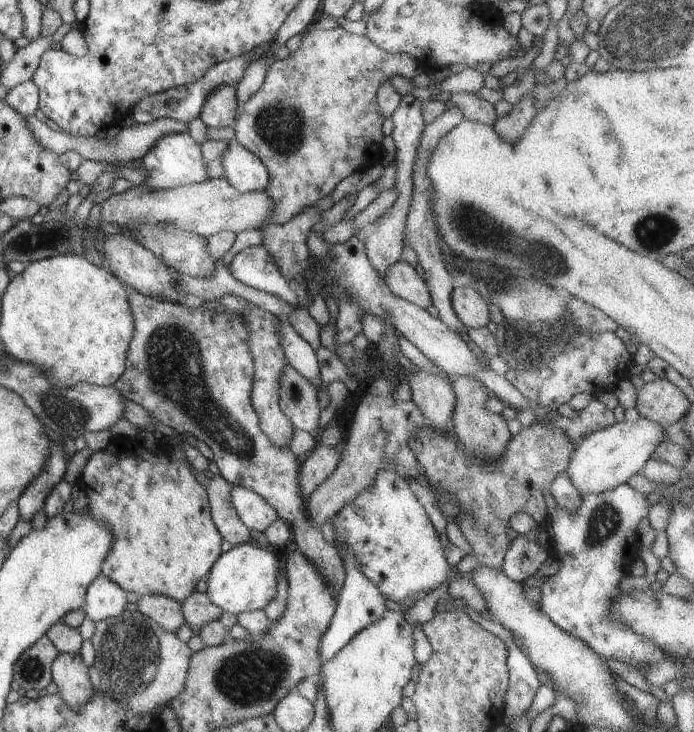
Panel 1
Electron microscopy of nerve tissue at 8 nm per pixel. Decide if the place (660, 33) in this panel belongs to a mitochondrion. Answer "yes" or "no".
yes

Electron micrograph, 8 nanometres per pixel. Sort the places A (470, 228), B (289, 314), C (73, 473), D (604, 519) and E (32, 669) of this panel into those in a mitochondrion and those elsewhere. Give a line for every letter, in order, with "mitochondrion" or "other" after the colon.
A: mitochondrion
B: other
C: other
D: mitochondrion
E: mitochondrion

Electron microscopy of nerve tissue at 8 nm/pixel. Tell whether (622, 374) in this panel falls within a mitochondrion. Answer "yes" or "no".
no

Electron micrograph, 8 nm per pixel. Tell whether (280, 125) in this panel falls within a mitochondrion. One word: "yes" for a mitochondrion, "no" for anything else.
yes

